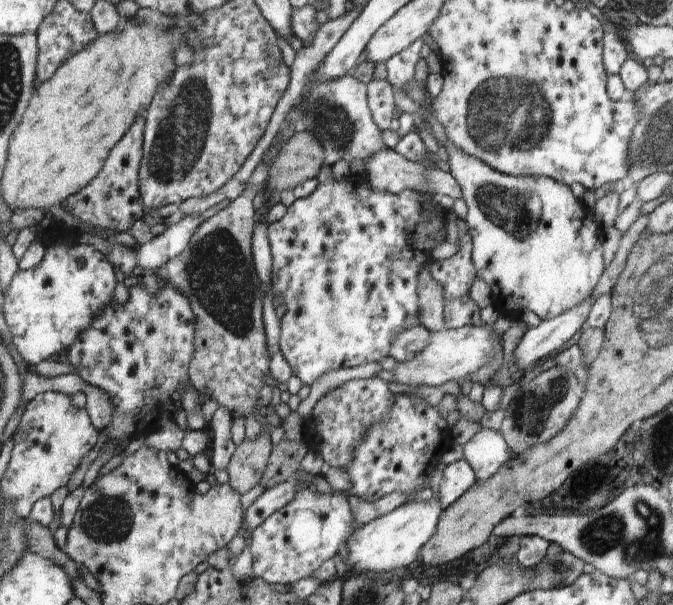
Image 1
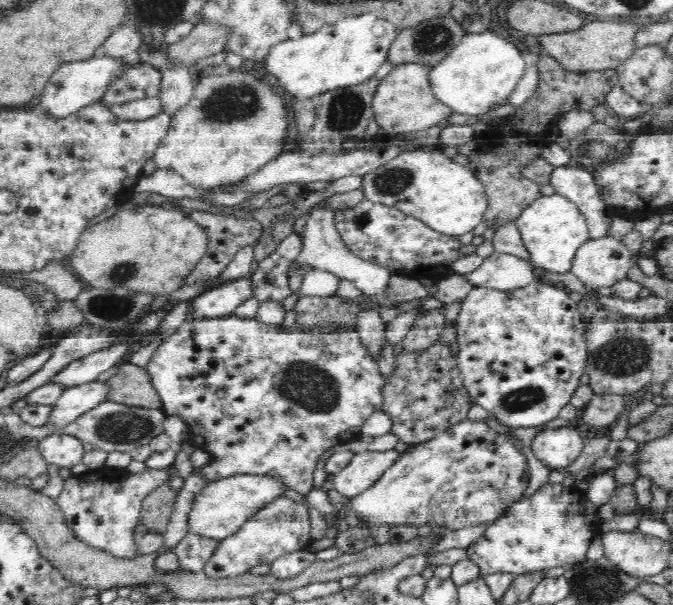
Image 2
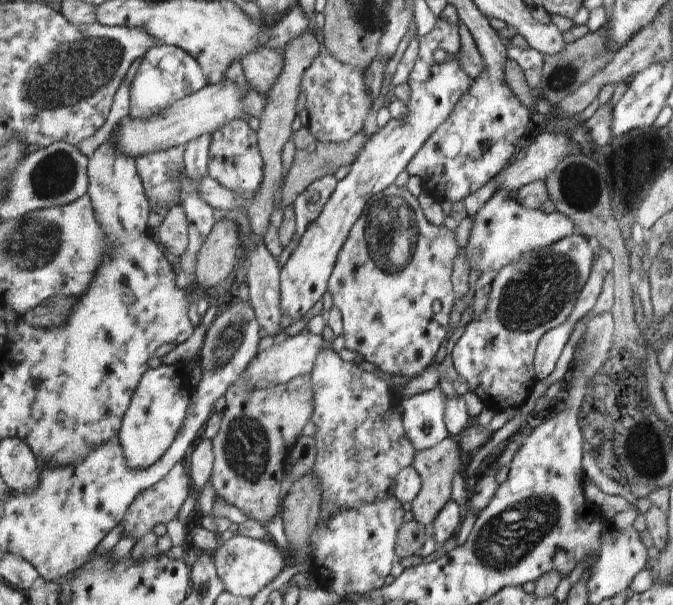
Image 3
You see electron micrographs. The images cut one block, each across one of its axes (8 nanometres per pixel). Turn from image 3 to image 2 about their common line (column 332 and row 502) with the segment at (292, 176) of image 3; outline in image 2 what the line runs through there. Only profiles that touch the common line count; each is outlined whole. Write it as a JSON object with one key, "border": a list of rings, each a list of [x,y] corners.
{"border":[[[166,480],[162,486],[152,490],[143,500],[140,525],[143,531],[163,533],[171,519],[177,492]]]}

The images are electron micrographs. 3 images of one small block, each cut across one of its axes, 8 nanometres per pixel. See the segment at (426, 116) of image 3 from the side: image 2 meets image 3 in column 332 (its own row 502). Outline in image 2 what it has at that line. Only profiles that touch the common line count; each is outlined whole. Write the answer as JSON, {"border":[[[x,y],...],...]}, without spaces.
{"border":[[[241,474],[207,482],[201,490],[203,493],[197,494],[191,504],[187,516],[188,530],[190,533],[217,541],[230,537],[246,522],[247,518],[252,516],[252,513],[255,513],[256,509],[284,495],[285,487],[288,486],[280,479],[257,474]]]}

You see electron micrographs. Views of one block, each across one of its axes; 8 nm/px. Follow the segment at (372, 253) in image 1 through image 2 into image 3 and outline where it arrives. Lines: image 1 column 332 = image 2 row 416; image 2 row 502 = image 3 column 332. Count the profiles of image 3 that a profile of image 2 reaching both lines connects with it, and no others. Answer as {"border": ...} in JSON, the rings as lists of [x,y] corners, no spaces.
{"border":[[[326,175],[315,180],[303,193],[300,193],[293,204],[295,212],[295,231],[292,240],[286,245],[286,250],[295,250],[298,236],[302,236],[306,227],[315,221],[321,212],[321,208],[330,198],[339,180],[335,175]]]}

